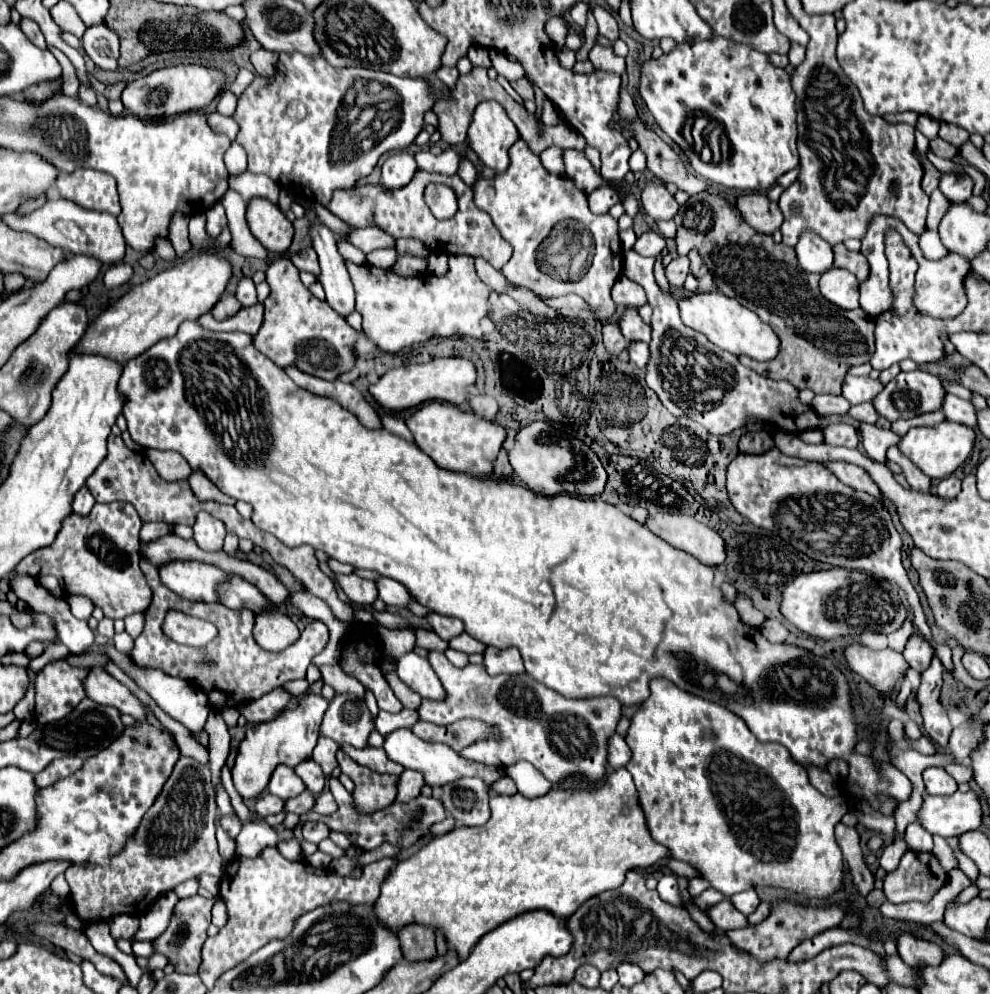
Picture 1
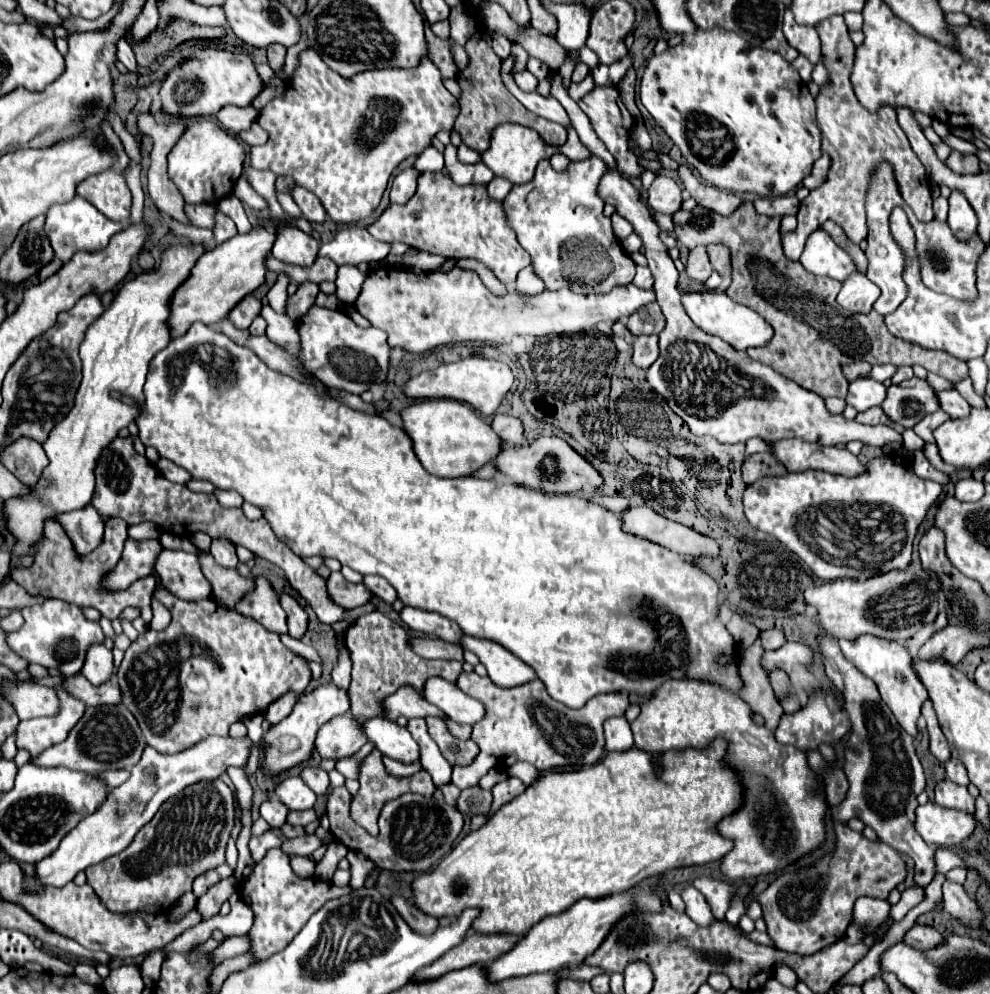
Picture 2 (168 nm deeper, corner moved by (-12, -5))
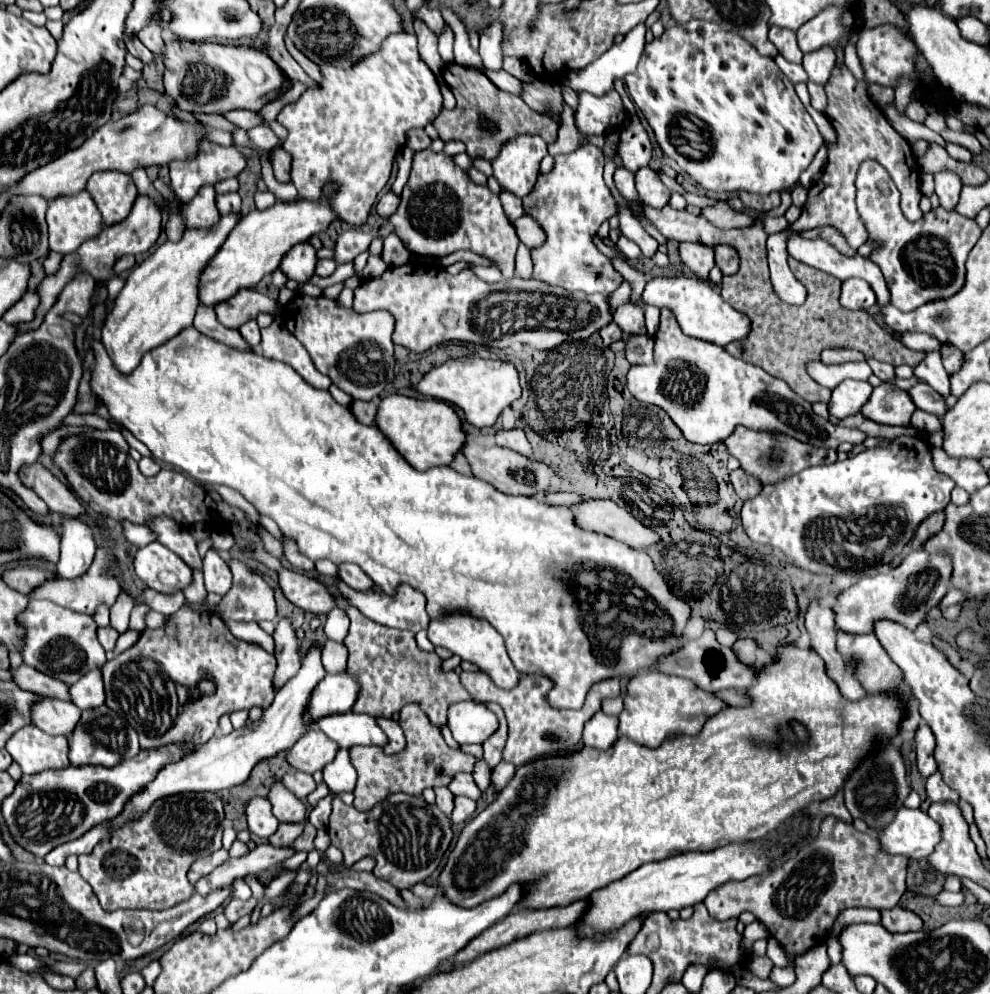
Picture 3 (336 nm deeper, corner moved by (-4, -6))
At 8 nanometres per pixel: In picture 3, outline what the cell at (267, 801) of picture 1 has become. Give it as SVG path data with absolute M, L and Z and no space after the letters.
M254 798L246 806L246 816L248 816L248 828L254 836L268 838L276 832L278 828L278 818L272 814L272 806L268 798Z

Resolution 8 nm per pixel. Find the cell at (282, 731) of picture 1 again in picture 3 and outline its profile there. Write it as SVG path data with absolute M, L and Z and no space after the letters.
M326 674L312 690L312 698L308 700L308 718L316 724L316 718L324 718L324 714L344 714L352 708L358 698L358 684L348 674Z

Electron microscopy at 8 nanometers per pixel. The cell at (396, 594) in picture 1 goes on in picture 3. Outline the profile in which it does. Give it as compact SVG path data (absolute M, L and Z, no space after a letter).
M344 564L340 566L340 578L354 590L360 592L368 592L374 588L372 578L368 578L368 574L364 574L364 570L360 570L356 564Z

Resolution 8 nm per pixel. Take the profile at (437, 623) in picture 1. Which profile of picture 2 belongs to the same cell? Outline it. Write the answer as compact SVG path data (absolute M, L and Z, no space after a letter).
M404 607L400 611L400 619L412 631L436 635L436 637L450 641L450 643L456 643L456 637L460 637L460 629L456 629L456 623L448 621L446 617L440 617L438 613L422 611L422 609L416 609L416 607Z

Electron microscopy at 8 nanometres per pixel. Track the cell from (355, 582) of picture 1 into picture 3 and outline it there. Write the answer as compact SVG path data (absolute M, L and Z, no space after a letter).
M282 566L278 568L278 576L284 596L304 612L328 614L336 606L336 594L320 580Z

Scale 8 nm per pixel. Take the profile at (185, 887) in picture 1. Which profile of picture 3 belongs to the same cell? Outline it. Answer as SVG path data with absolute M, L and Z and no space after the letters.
M224 848L218 850L218 852L214 852L214 854L210 854L210 856L204 856L204 858L196 860L196 862L192 864L190 872L188 872L188 880L190 880L192 884L196 884L204 874L210 874L212 870L216 870L216 866L224 864L224 860L228 860L228 852L226 852Z

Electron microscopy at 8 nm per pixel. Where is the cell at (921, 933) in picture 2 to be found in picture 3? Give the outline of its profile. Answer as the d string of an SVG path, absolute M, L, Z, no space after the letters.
M894 906L890 910L882 910L882 926L888 932L918 932L924 928L924 922L914 912Z

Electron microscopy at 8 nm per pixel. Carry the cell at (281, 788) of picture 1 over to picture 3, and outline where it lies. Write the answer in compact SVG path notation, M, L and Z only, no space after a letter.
M276 780L270 786L268 800L272 802L272 812L280 822L302 822L306 818L306 806L296 794L284 786L282 780Z

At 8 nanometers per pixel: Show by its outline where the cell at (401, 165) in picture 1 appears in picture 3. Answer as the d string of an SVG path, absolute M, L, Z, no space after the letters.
M390 190L390 192L386 192L386 194L378 200L376 210L378 210L378 214L380 214L382 218L388 218L390 214L394 214L394 212L398 210L398 204L400 204L400 198Z

